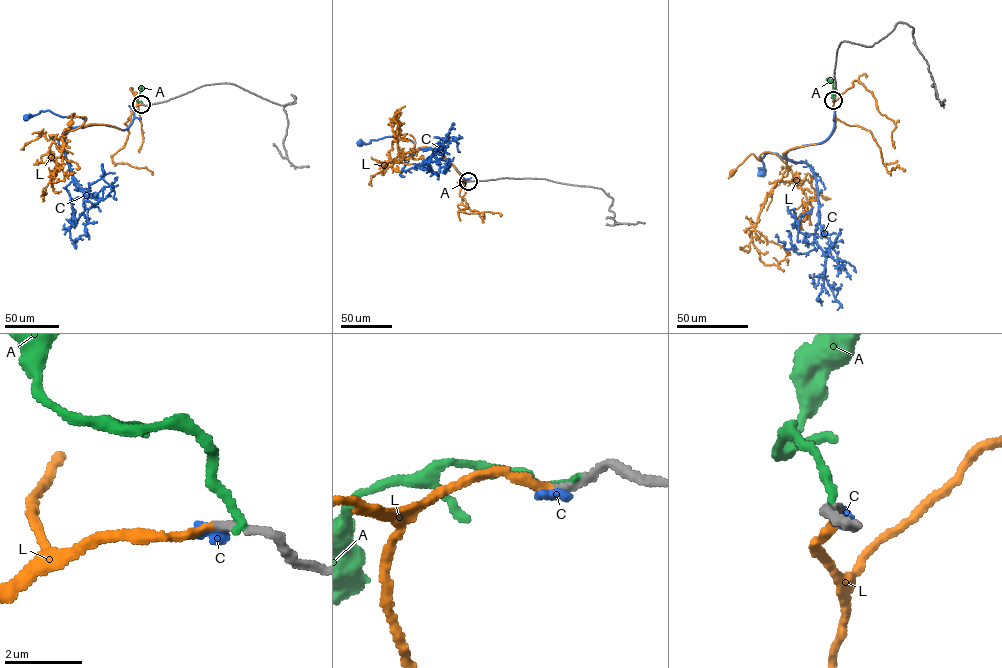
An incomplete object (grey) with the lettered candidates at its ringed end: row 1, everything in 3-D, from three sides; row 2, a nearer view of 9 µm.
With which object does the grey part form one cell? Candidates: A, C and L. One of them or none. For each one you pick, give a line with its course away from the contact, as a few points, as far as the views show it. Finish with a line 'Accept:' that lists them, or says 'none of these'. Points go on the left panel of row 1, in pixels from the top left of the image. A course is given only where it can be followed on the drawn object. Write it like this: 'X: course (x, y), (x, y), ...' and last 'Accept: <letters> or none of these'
L: course (142, 104), (123, 130), (79, 127), (86, 117), (67, 117), (74, 113), (71, 123)
Accept: L

